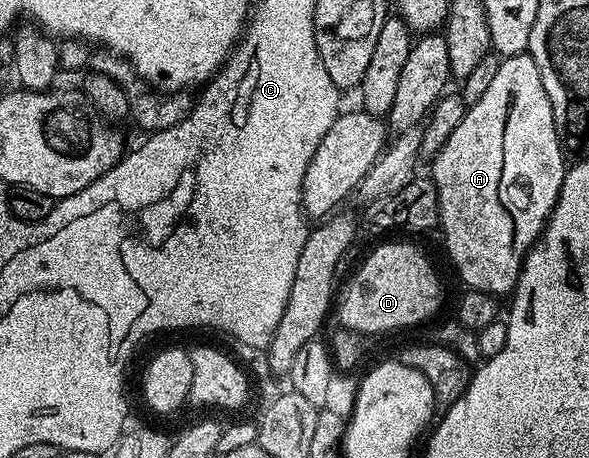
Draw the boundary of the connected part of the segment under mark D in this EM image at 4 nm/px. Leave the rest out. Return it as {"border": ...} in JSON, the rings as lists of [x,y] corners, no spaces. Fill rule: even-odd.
{"border":[[[393,241],[390,245],[381,245],[377,250],[374,251],[373,254],[370,255],[369,258],[366,259],[365,262],[362,263],[361,266],[357,269],[357,274],[354,275],[353,278],[350,279],[349,282],[345,285],[345,290],[340,290],[339,296],[335,301],[335,317],[337,313],[337,317],[342,321],[344,328],[351,333],[364,333],[366,335],[374,335],[373,333],[389,333],[392,329],[405,329],[408,325],[417,325],[420,321],[425,321],[429,316],[432,315],[433,312],[437,309],[437,304],[441,301],[441,285],[437,282],[437,273],[433,270],[433,265],[428,261],[427,258],[424,257],[423,254],[420,253],[419,250],[416,249],[413,245],[404,245],[401,241]]]}

